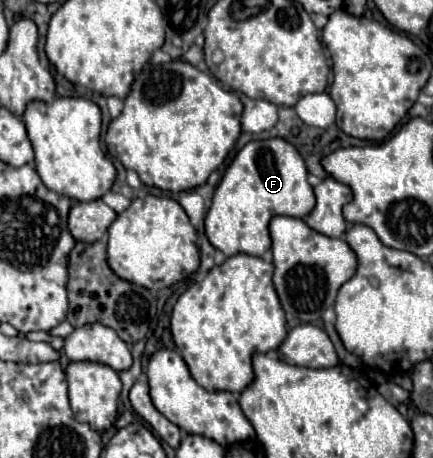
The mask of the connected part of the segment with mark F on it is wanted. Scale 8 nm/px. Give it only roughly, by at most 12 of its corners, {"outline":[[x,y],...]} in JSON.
{"outline":[[283,138],[245,144],[205,218],[225,256],[263,256],[273,216],[315,204]]}

